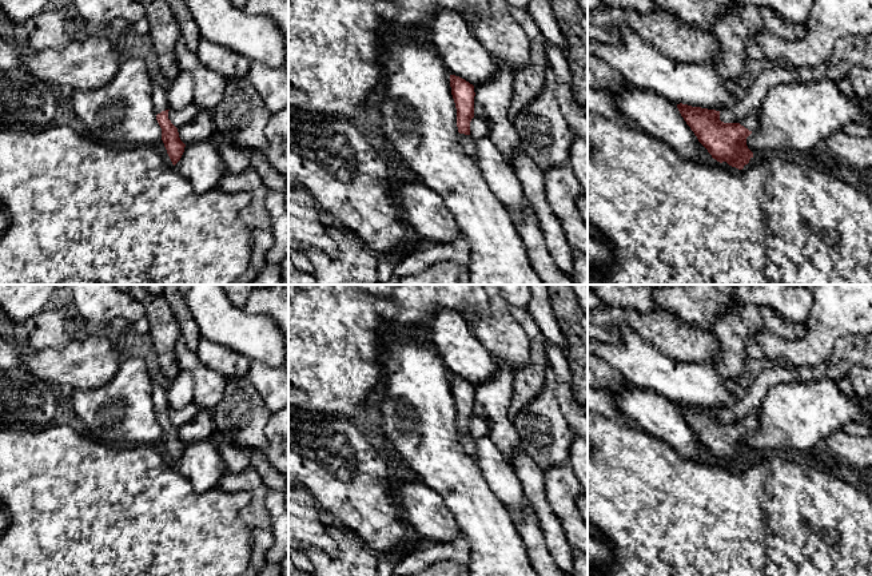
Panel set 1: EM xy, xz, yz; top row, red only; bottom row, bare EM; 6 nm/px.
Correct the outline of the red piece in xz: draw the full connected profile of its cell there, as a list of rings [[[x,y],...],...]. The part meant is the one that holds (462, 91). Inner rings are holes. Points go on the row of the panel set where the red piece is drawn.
[[[450,75],[450,87],[457,108],[458,132],[470,135],[470,122],[474,118],[474,86],[459,76]]]

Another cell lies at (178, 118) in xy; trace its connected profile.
[[[192,102],[188,107],[183,110],[170,110],[168,119],[176,128],[179,128],[184,123],[192,120],[200,111],[202,110],[199,108],[199,106],[195,102]]]

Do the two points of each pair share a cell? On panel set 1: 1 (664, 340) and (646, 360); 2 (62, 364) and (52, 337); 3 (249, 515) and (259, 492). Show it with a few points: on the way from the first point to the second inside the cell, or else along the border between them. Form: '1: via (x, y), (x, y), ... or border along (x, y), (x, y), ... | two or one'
1: border along (630, 330), (661, 353), (684, 362) | two
2: border along (72, 338), (62, 348), (28, 350) | two
3: via (254, 509), (257, 507), (257, 497) | one

